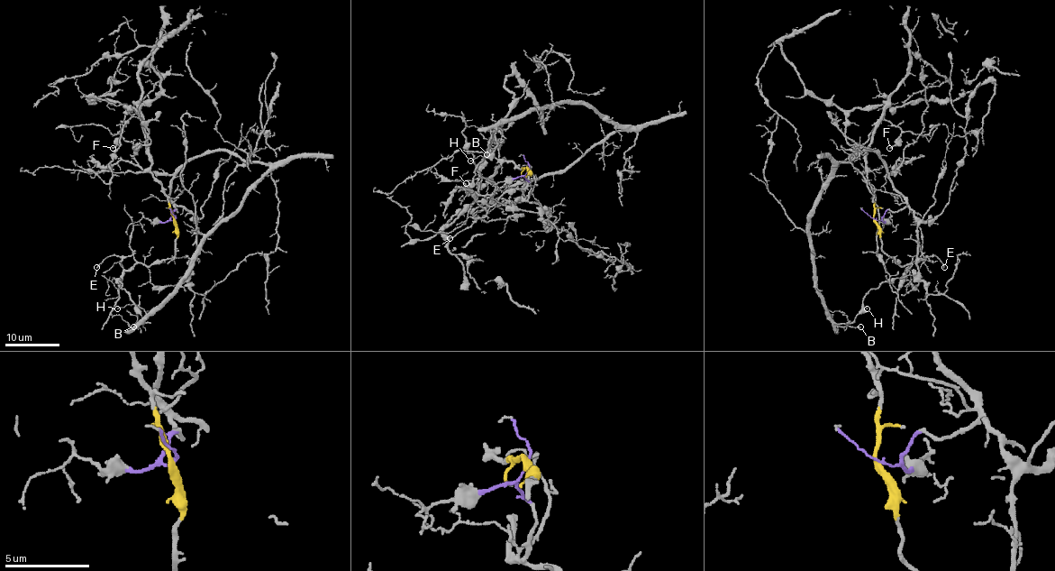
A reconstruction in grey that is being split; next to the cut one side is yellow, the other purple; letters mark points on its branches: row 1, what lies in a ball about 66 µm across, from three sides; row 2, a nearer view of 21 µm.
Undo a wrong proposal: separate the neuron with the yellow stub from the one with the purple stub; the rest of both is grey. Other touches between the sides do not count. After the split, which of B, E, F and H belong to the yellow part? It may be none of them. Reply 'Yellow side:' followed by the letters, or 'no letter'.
Yellow side: E, F

